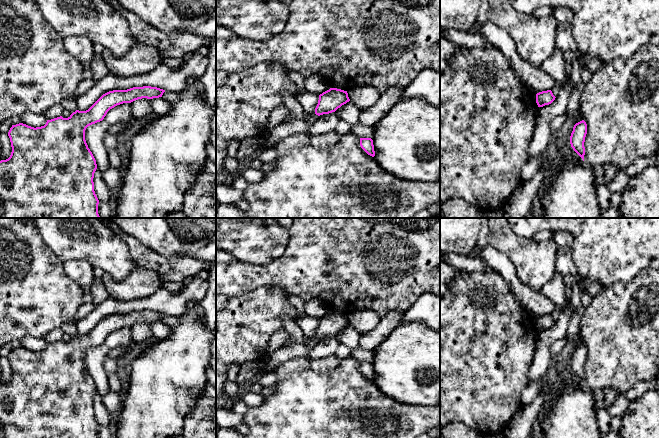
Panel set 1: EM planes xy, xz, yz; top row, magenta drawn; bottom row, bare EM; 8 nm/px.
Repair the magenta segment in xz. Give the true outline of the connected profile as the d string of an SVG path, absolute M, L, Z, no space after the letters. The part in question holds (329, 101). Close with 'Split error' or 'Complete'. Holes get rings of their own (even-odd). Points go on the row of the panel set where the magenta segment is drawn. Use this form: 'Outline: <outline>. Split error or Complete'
Outline: M330 88L319 95L318 104L315 108L315 114L320 116L335 112L338 108L349 101L350 99L347 91Z. Complete

